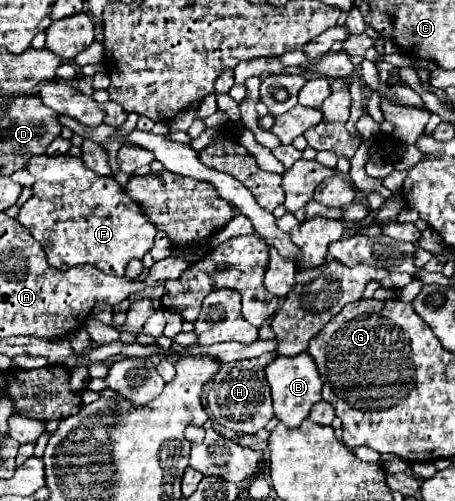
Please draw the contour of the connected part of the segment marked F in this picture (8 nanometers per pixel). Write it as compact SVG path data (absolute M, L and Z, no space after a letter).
M33 156L27 164L27 170L35 176L33 196L21 206L19 222L33 234L33 238L43 246L49 266L57 270L69 270L77 264L93 264L105 274L125 274L129 260L143 256L153 248L157 230L149 220L141 216L141 208L125 196L123 188L113 178L103 178L85 168L81 158L73 156Z

